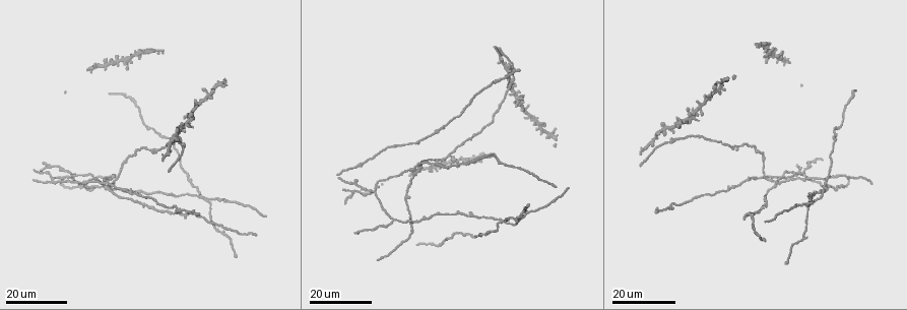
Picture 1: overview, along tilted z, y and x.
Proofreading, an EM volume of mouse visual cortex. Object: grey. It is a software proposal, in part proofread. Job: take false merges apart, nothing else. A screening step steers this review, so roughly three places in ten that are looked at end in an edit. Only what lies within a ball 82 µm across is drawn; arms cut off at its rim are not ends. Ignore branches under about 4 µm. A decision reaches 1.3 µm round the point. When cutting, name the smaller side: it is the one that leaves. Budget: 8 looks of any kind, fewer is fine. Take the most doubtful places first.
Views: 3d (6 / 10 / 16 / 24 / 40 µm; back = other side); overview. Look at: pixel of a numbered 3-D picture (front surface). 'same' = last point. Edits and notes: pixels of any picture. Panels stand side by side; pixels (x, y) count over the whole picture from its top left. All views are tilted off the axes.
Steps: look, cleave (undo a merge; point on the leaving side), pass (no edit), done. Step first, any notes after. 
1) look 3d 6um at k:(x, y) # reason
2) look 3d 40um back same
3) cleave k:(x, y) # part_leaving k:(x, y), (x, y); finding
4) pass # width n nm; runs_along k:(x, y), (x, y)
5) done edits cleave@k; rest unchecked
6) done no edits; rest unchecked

look 3d 24um at 1:(204, 198) # four or more arms meet

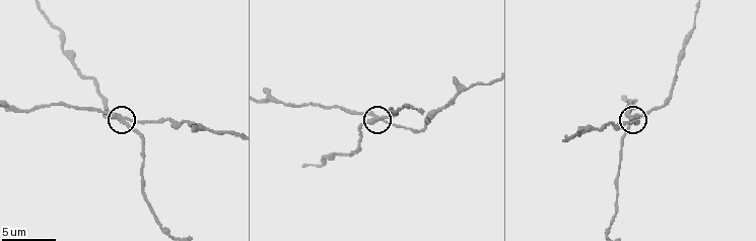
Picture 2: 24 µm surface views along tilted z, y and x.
look 3d 10um at 2:(375, 119)

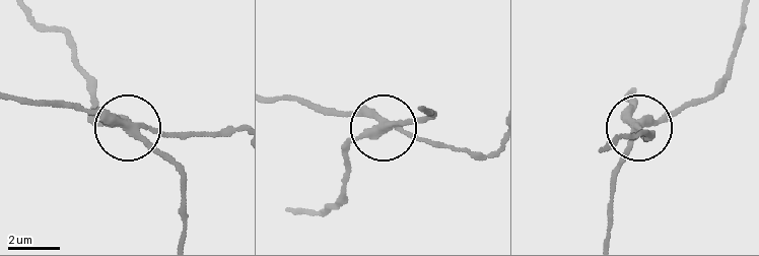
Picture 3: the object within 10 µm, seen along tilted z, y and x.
pass # arms 4; runs_along 3:(20, 99), (107, 112), (161, 131), (213, 131); all the same neuron

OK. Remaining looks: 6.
look 3d 16um at 1:(96, 187) # two arms in line, one across

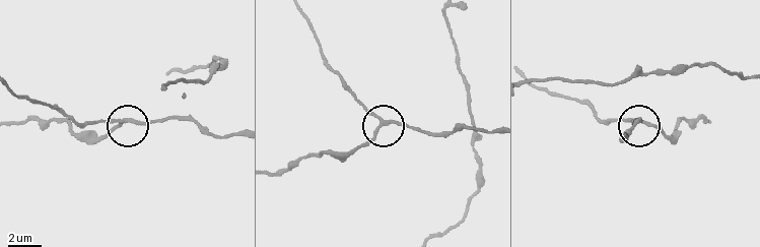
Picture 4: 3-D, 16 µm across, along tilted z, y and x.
look 3d 6um at 4:(128, 118)

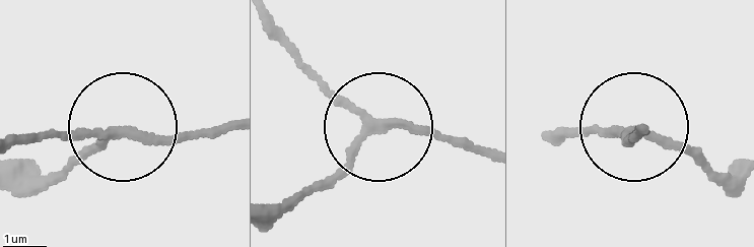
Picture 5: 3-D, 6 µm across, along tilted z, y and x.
pass # arms 3; runs_along 5:(272, 31), (369, 129), (309, 192); continuous, no second neuron

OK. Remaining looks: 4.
look 3d 24um at 1:(779, 184) # small branch off a trunk

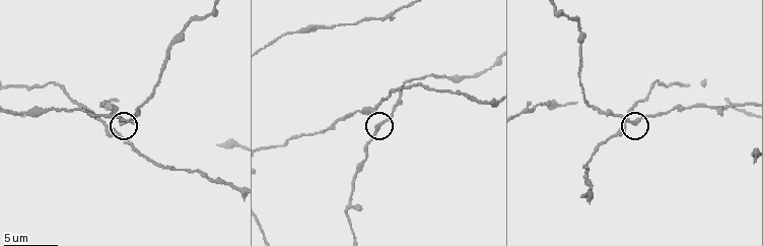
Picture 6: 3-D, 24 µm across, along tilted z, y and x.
look 3d 6um at 6:(635, 120)

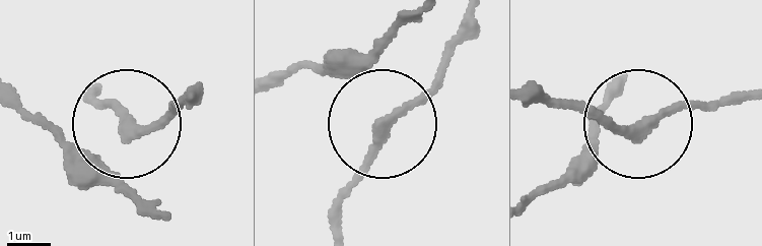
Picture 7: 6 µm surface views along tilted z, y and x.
pass # arms 3; runs_along 7:(610, 98), (591, 147), (728, 101); all the same neuron

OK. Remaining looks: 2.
look 3d 16um at 1:(353, 183) # three arms meet

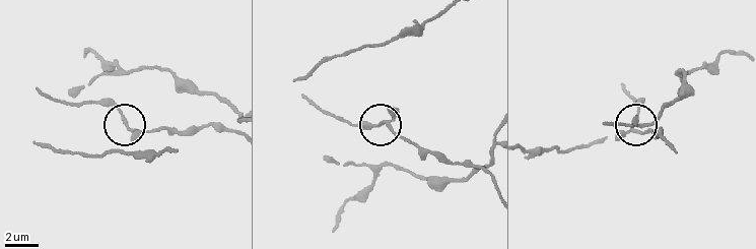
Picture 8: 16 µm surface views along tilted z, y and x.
look 3d 10um at 8:(633, 128)

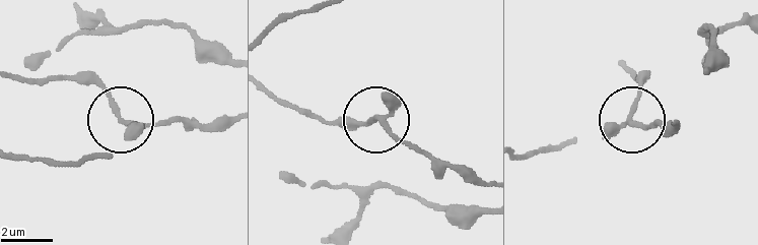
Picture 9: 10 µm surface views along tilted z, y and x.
pass # arms 3; runs_along 9:(227, 117), (128, 121), (85, 72); continuous, no second neuron

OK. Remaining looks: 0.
done no edits; rest unchecked

